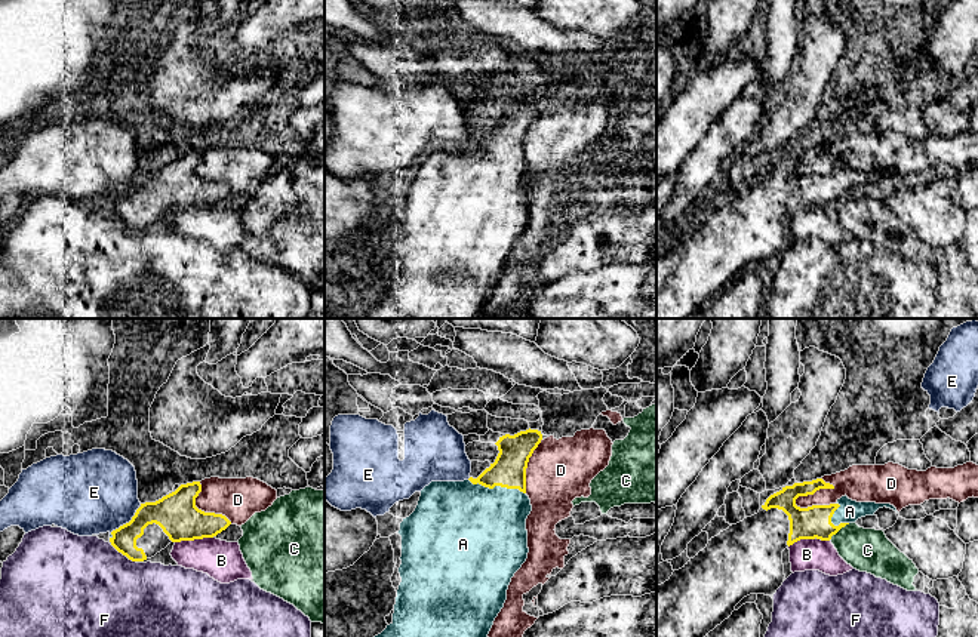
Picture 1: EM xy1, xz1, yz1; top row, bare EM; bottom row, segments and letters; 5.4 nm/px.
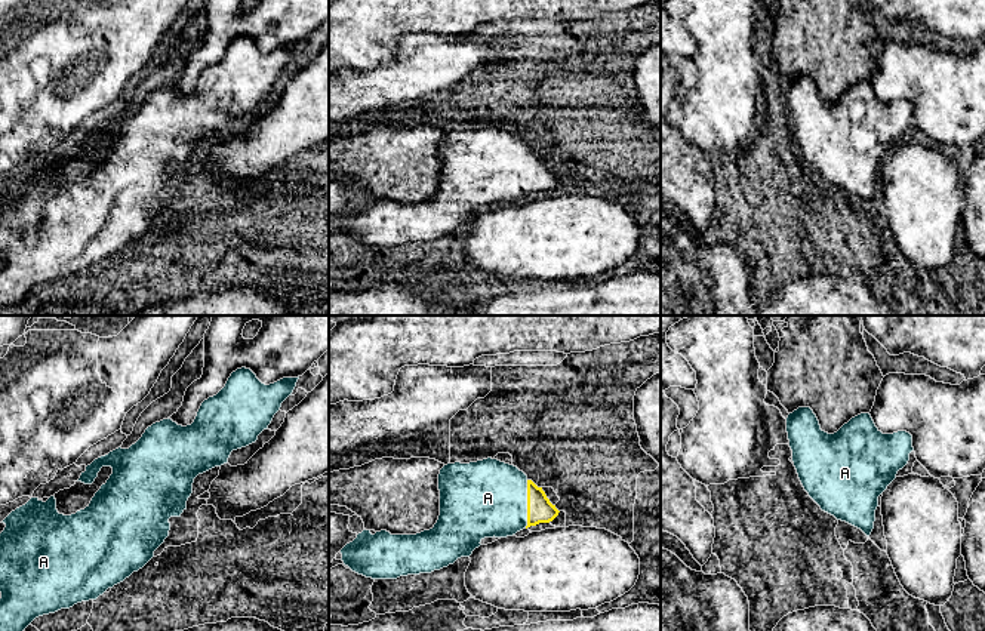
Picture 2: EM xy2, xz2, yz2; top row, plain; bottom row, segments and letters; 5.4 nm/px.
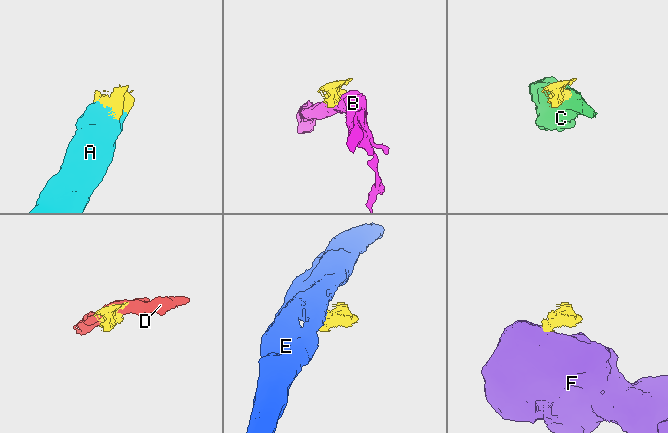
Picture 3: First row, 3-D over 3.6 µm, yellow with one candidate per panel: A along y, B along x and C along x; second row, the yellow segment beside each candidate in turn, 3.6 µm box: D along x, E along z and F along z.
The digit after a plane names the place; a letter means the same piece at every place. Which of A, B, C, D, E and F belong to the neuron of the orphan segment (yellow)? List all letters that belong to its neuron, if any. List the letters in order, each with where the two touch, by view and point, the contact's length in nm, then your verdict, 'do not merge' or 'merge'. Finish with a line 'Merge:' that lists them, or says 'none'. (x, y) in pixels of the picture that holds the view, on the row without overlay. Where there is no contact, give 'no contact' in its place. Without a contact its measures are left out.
A: meets yellow in xz1 at (497, 153); contact 320 nm long; merge
B: meets yellow in yz1 at (808, 206); contact 220 nm long; do not merge
C: meets yellow in yz1 at (839, 197); contact 150 nm long; do not merge
D: meets yellow in yz1 at (812, 162); contact 240 nm long; do not merge
E: meets yellow in xy1 at (126, 191); contact 220 nm long; do not merge
F: meets yellow in xy1 at (123, 222); contact 170 nm long; do not merge
Merge: A

